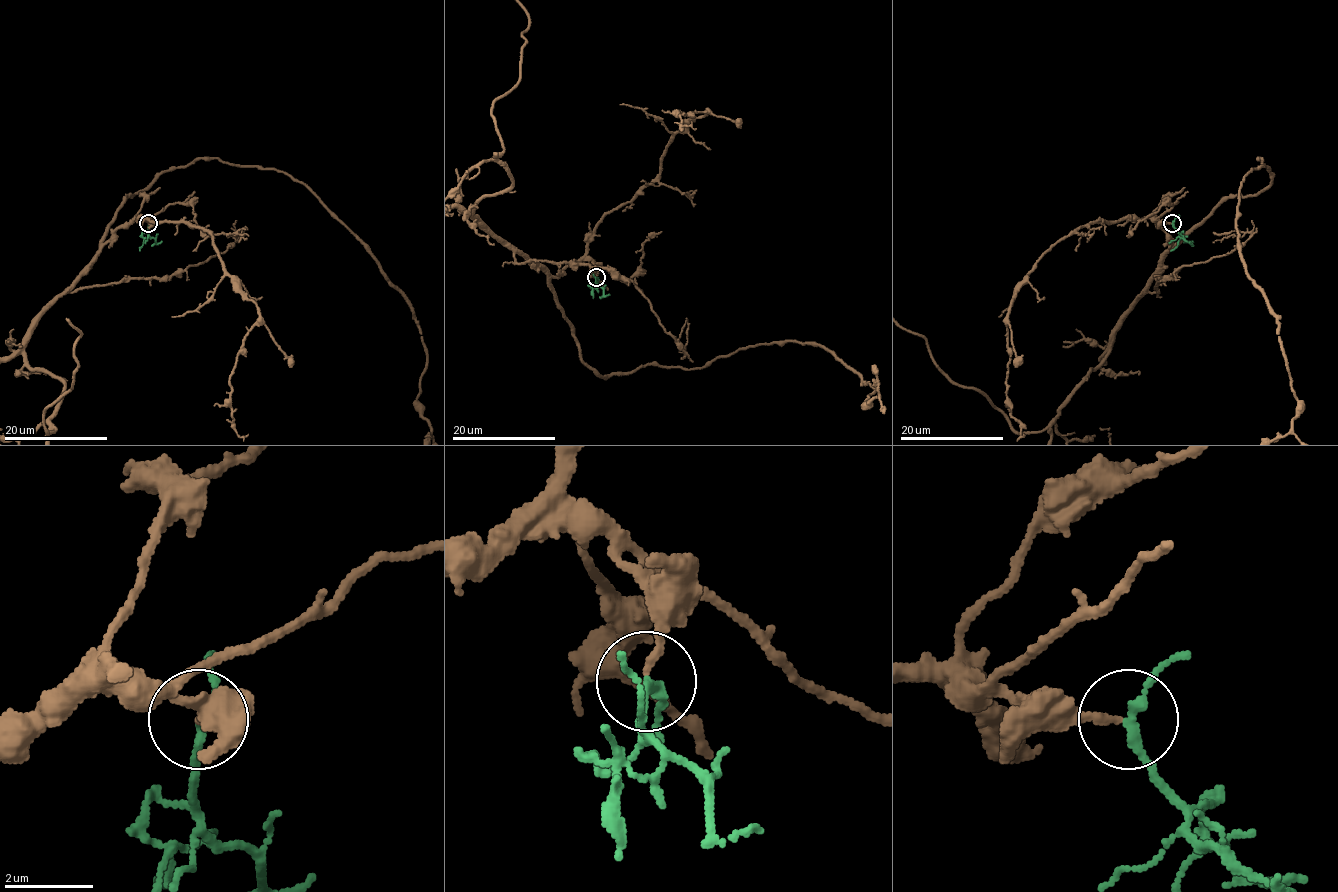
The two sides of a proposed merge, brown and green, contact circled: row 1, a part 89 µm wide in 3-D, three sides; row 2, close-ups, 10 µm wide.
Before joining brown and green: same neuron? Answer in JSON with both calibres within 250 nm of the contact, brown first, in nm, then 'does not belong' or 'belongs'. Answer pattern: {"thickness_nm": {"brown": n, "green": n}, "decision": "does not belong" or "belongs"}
{"thickness_nm": {"brown": 160, "green": 200}, "decision": "belongs"}

